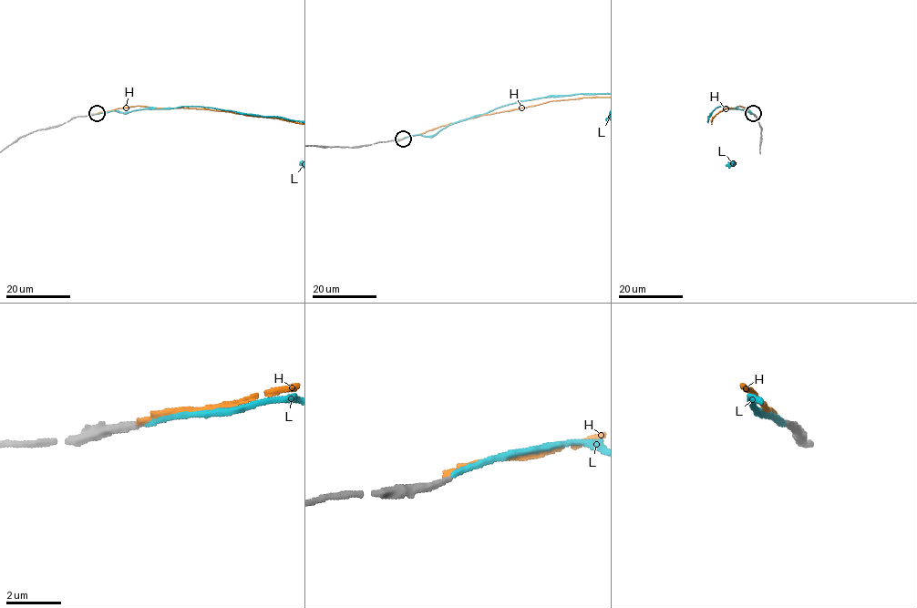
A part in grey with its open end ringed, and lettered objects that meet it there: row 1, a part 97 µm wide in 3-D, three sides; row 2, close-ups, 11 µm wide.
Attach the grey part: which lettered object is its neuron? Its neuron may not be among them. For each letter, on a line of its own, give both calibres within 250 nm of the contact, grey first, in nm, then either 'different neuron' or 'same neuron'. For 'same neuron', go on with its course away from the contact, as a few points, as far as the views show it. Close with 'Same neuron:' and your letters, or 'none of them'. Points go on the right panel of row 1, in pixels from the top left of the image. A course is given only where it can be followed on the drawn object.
H: calibres 320 and 140 nm; different neuron
L: calibres 280 and 200 nm; same neuron
Same neuron: L

